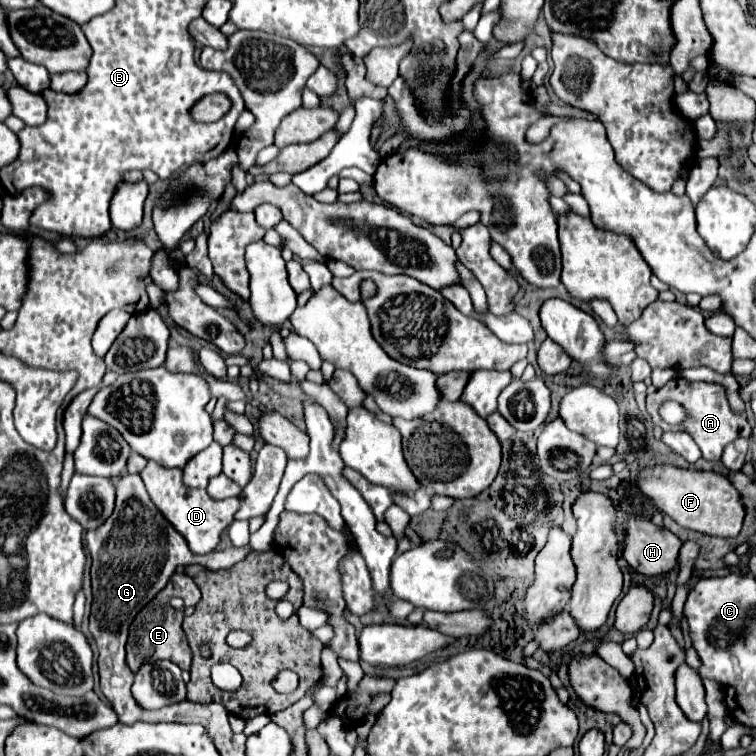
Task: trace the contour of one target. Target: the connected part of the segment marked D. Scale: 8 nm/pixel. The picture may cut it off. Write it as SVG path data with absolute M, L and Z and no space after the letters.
M153 460L147 462L147 466L141 472L141 478L151 496L151 502L159 508L159 512L163 512L163 516L173 524L173 528L187 540L187 546L193 554L207 554L215 550L221 532L231 524L239 508L239 498L213 500L205 490L189 490L181 482L179 468L169 470L169 468L163 468L161 464L155 464Z

